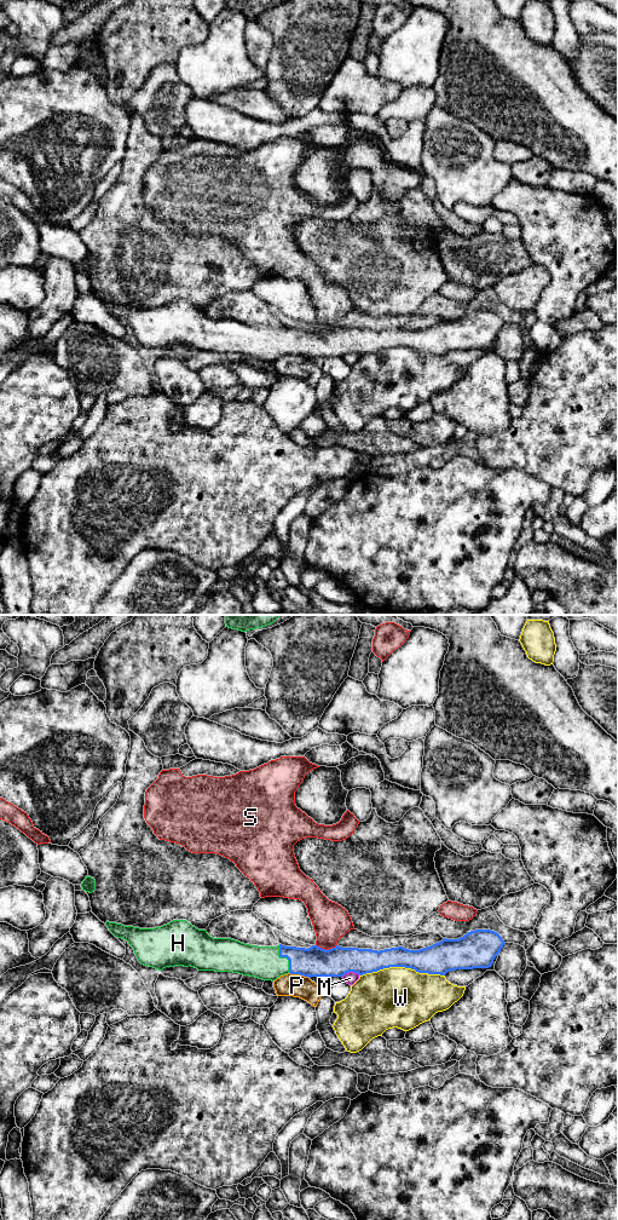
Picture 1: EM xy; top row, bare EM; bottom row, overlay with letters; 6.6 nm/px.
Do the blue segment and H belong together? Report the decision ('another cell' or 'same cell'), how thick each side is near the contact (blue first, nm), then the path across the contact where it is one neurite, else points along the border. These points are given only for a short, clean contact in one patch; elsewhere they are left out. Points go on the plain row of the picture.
same cell; calibres 200 and 220 nm; way xy (315, 341), (295, 341), (286, 337), (264, 343)

